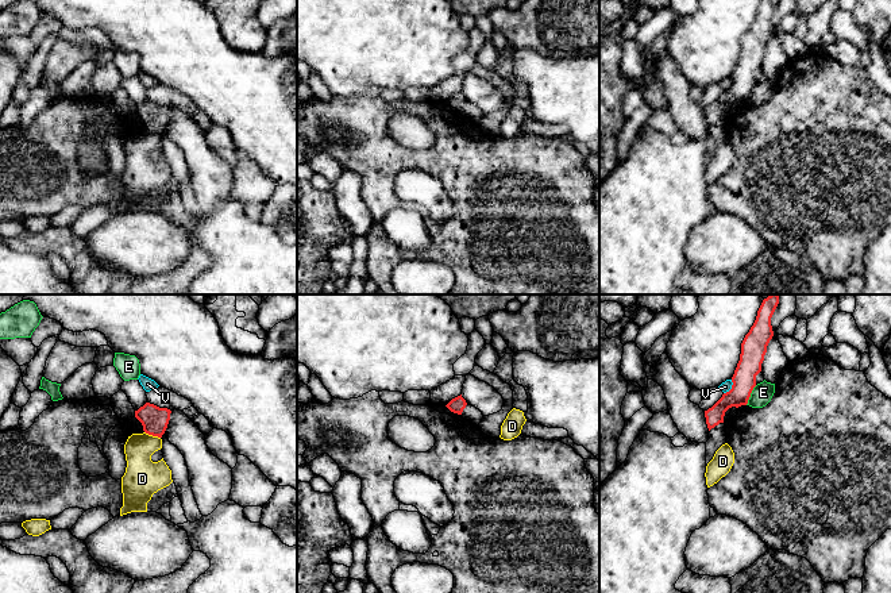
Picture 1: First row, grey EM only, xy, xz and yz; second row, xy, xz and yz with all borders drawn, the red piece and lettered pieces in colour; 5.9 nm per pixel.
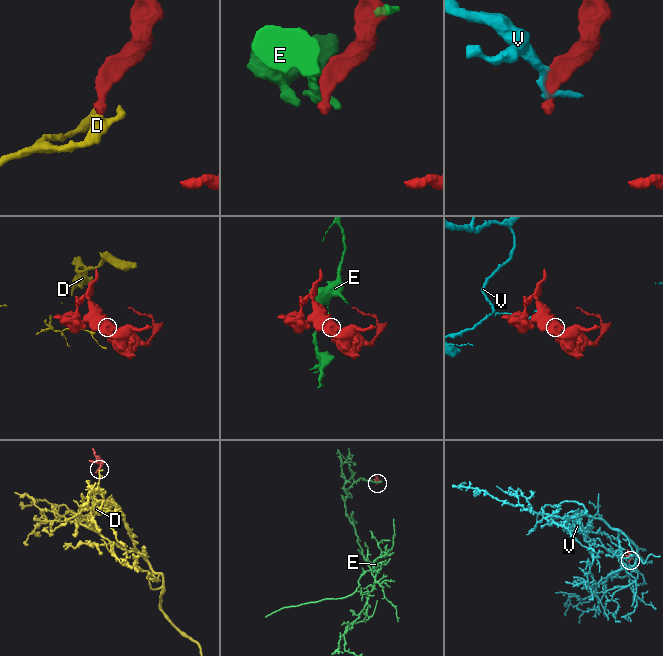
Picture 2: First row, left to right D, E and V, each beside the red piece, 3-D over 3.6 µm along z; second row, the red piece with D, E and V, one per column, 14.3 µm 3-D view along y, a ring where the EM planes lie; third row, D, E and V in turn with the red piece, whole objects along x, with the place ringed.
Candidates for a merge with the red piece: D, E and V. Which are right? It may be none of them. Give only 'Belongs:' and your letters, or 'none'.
Belongs: none

